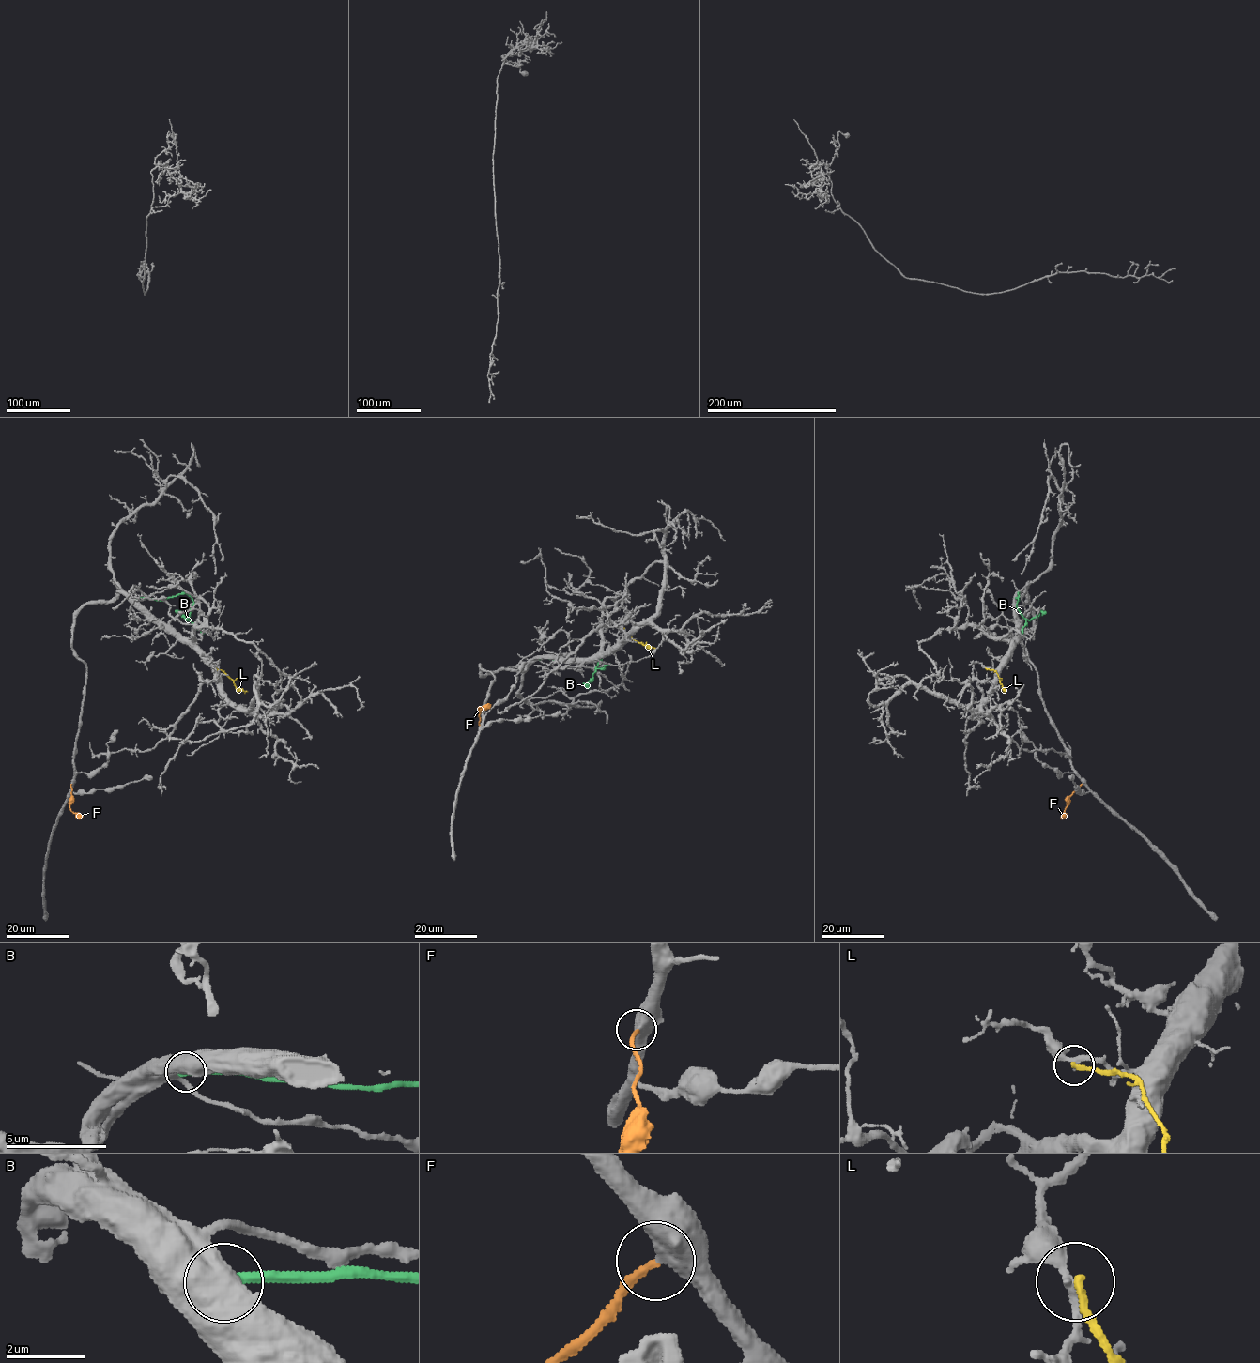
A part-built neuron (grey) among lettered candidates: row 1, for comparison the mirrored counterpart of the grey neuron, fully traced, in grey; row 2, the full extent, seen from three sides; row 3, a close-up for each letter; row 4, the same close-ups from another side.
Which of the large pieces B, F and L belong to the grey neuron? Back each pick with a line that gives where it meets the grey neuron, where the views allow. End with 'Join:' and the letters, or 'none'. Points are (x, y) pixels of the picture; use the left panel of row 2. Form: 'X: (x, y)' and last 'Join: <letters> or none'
F: (71, 784)
Join: F

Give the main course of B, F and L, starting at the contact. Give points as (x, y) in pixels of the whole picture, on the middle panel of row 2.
B: (540, 659), (601, 659), (592, 678), (587, 684), (583, 682)
F: (479, 725), (478, 708), (490, 705)
L: (623, 629), (632, 639), (655, 648)

